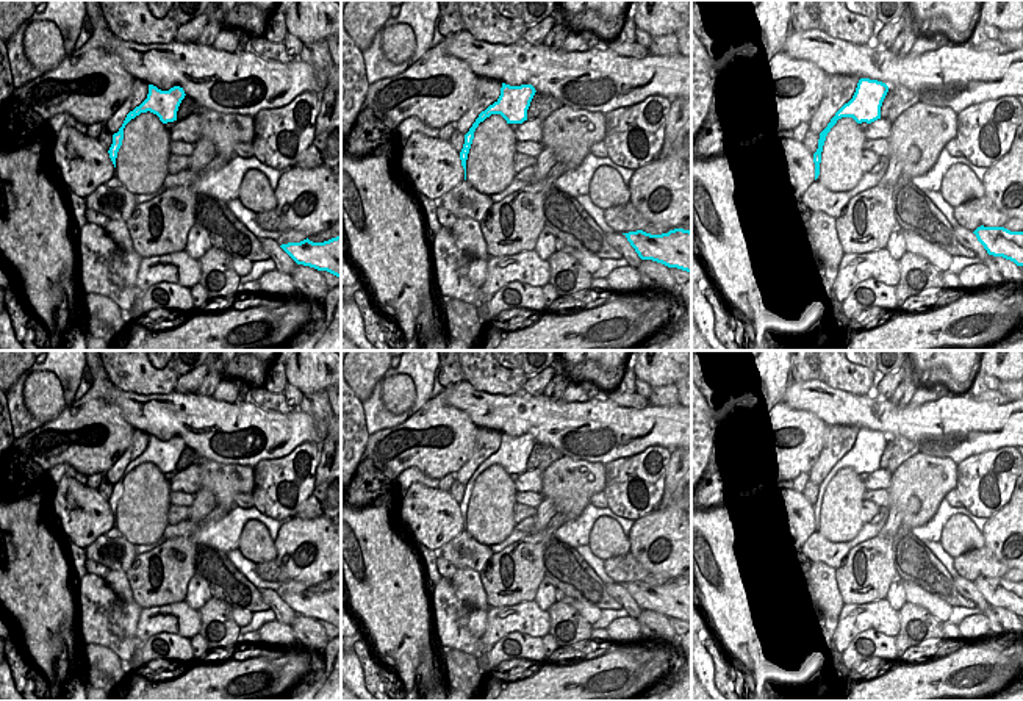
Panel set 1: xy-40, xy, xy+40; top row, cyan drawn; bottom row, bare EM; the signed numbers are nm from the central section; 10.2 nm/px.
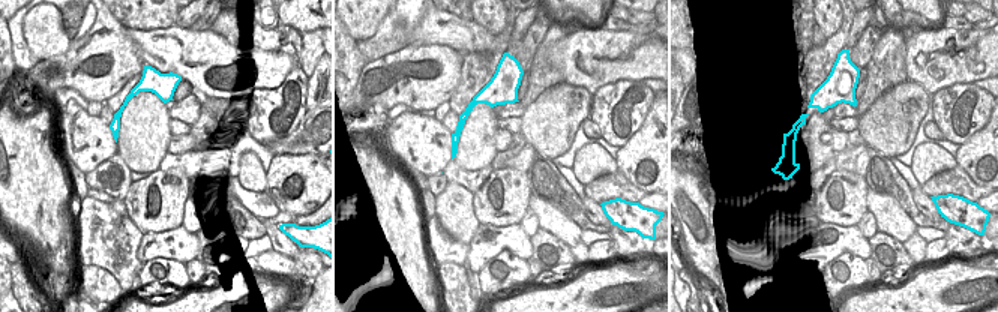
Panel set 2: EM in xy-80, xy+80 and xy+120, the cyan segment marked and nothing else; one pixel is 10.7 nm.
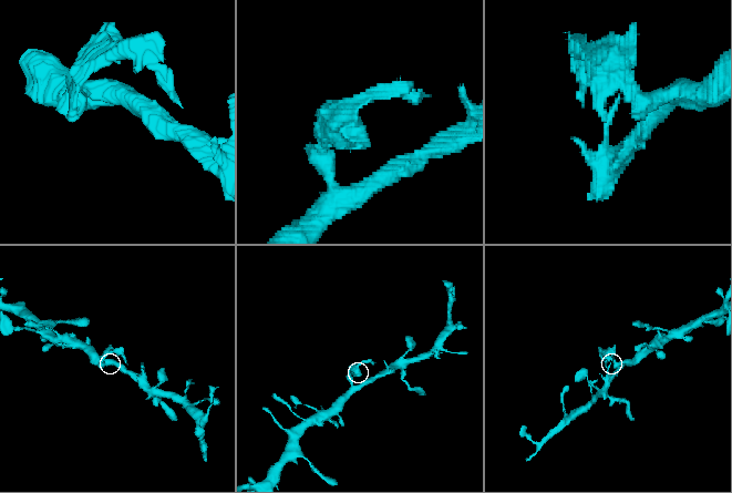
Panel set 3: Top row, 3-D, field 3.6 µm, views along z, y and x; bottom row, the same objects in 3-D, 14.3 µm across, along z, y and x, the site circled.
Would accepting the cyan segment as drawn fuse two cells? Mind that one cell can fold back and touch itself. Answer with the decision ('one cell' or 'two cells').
two cells

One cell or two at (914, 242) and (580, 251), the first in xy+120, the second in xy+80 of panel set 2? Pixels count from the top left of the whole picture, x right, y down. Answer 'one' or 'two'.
one

